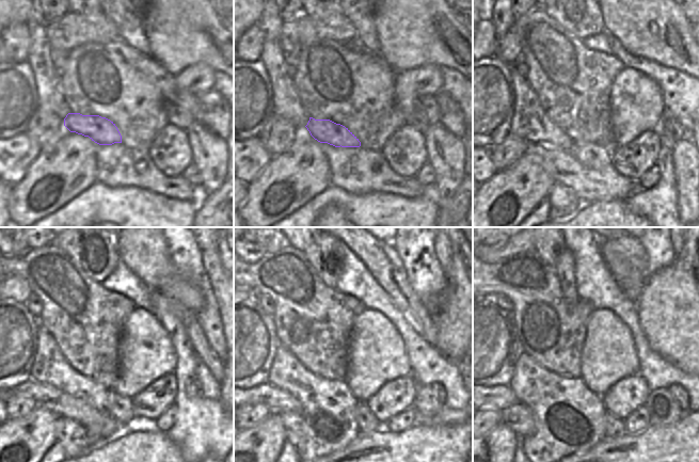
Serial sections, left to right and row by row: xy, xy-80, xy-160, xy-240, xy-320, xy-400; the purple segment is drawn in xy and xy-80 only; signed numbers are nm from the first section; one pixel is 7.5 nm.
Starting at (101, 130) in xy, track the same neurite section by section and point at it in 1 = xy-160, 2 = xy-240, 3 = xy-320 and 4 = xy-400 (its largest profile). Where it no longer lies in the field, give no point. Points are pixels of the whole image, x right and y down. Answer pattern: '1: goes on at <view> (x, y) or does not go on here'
1: goes on at xy-160 (591, 156)
2: goes on at xy-240 (121, 408)
3: goes on at xy-320 (367, 421)
4: goes on at xy-400 (615, 427)

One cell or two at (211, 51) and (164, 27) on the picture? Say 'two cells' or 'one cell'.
one cell

